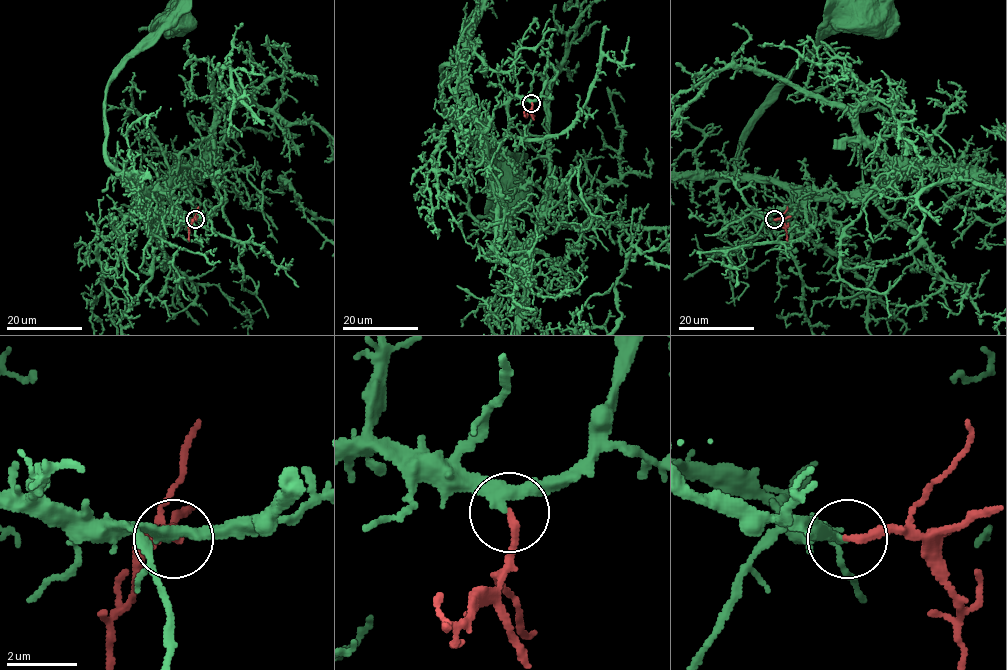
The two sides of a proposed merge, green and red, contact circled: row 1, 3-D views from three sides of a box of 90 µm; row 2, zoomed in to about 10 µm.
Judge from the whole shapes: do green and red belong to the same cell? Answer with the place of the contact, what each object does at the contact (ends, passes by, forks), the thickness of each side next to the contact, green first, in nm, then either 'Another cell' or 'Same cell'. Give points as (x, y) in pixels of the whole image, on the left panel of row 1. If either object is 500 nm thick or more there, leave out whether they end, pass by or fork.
Place: (195, 219). At the ring green passes by. At the ring red ends. Thickness 260 nm (green) against 200 nm. Same cell

